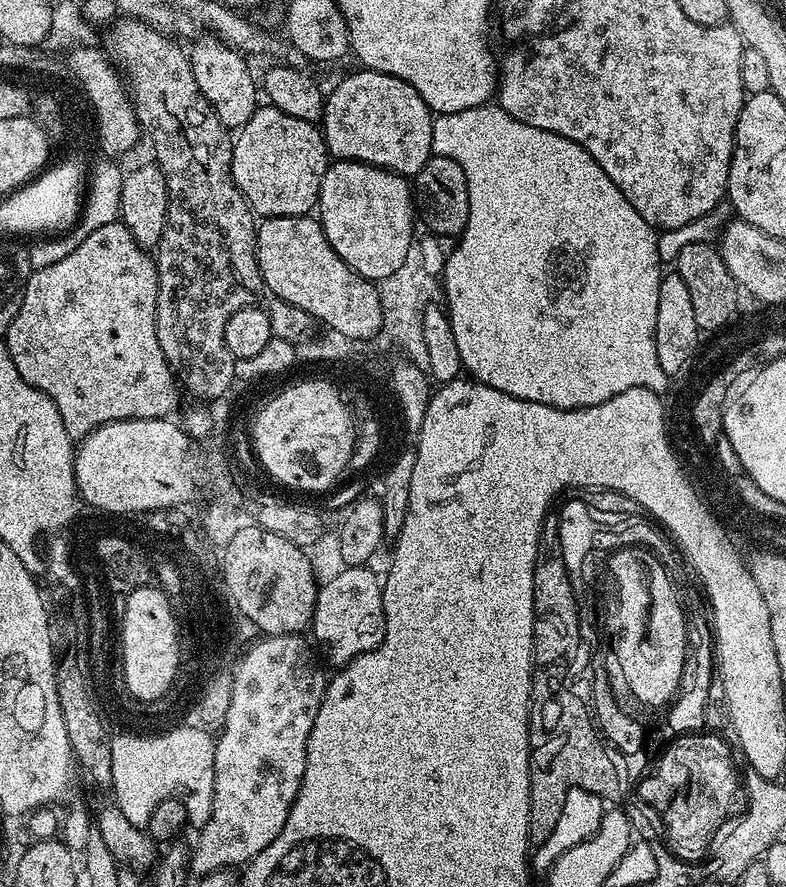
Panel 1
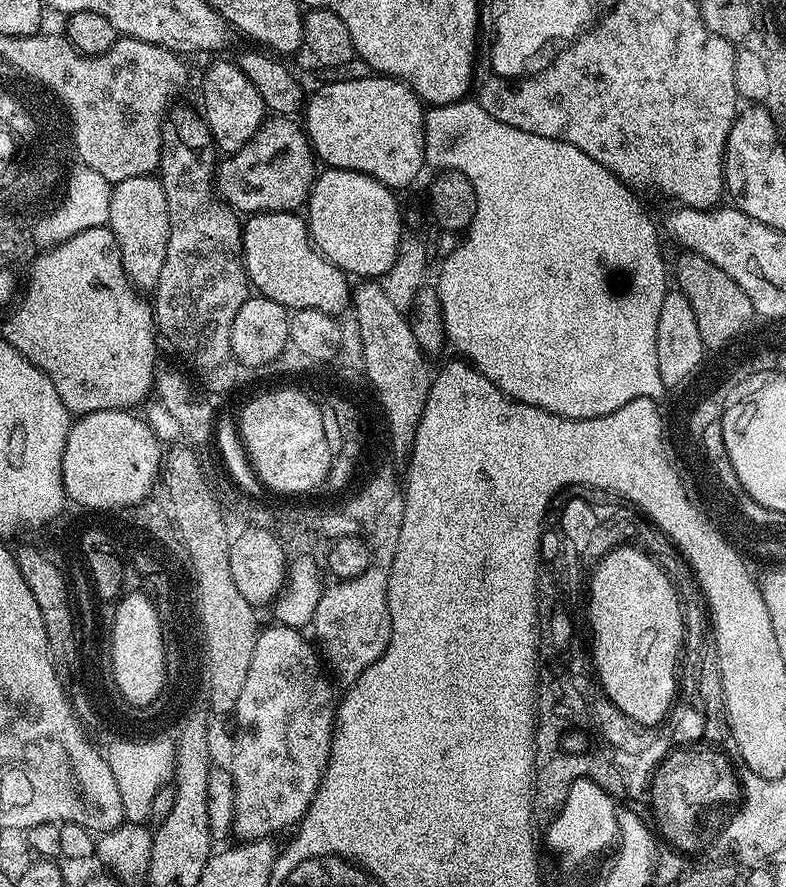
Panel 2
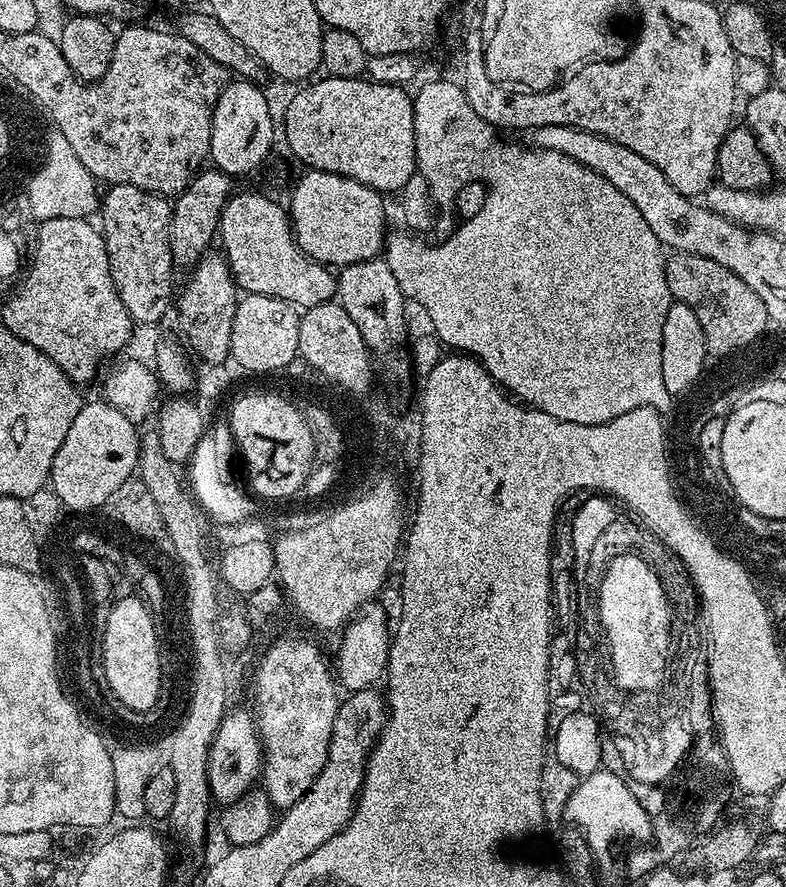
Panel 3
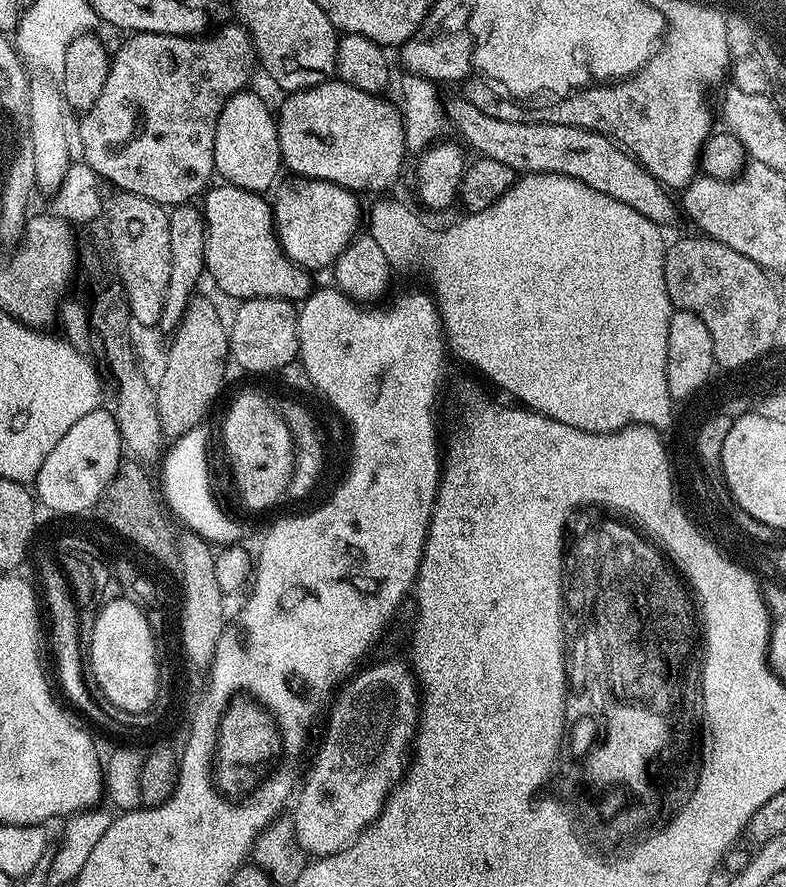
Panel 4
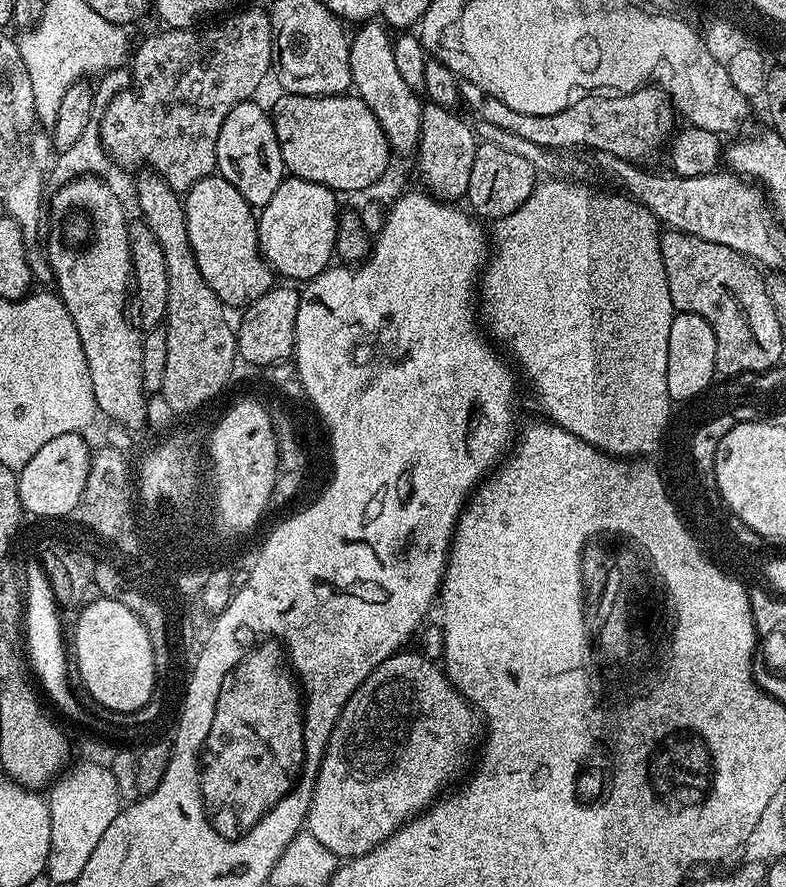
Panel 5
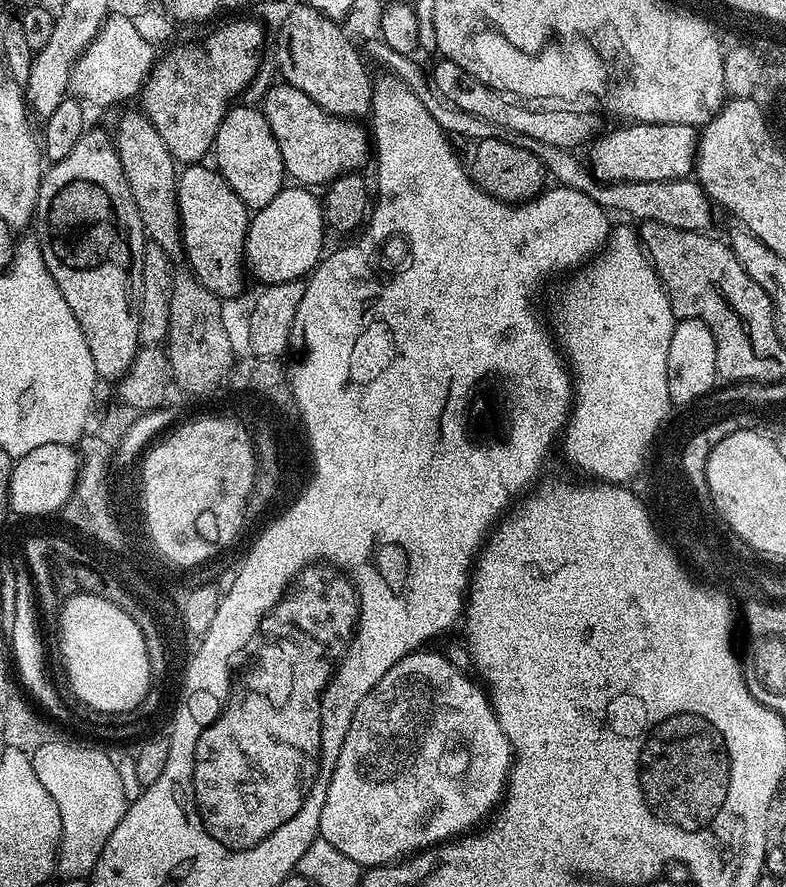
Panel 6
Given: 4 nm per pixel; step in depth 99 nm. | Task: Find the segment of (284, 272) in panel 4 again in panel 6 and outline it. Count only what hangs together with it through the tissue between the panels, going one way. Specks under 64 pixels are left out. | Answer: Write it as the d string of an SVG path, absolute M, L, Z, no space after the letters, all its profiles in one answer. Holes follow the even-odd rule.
M207 163L189 164L176 181L178 210L180 211L180 238L184 242L184 260L193 276L197 276L221 301L229 302L244 288L246 265L244 247L250 210L230 190L215 167Z

